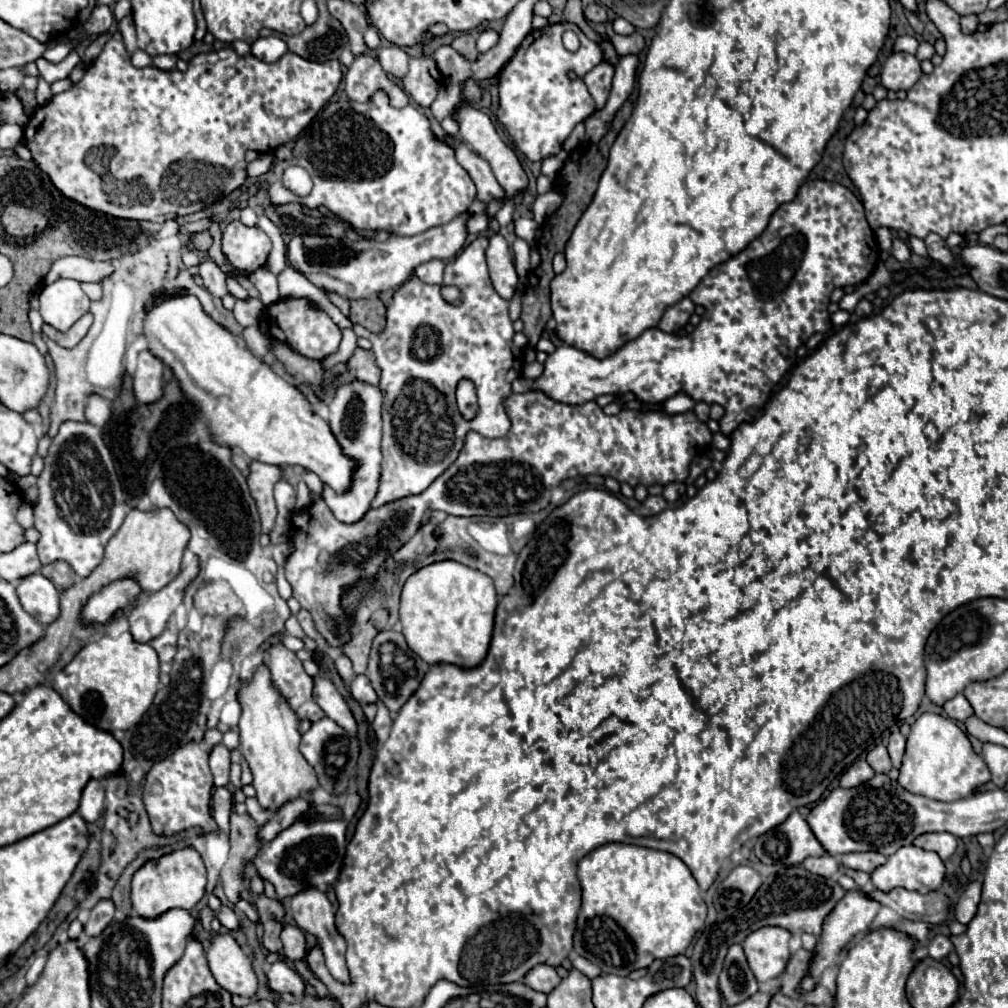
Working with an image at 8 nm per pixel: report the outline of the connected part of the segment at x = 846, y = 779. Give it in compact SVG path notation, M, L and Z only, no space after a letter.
M859 759L859 761L855 761L855 763L843 773L843 777L841 777L841 787L857 787L857 785L869 781L873 775L875 775L875 773L873 773L871 765L869 765L865 759Z

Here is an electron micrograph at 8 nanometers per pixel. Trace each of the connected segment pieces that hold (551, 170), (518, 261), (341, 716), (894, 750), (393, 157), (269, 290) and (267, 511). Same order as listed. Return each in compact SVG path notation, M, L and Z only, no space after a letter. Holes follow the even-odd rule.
M561 151L561 153L553 155L553 157L547 157L547 159L543 161L543 169L541 169L541 173L547 175L547 177L555 177L555 175L559 175L559 171L561 171L565 159L567 159L567 151Z
M515 239L513 243L515 251L515 267L519 275L525 275L529 271L529 245L523 239Z
M315 677L313 697L329 719L337 721L337 725L341 725L347 733L357 735L355 717L353 717L349 705L345 703L345 699L339 695L339 691L335 689L335 685L331 681L325 681L323 677Z
M893 731L889 737L889 757L895 769L901 767L901 757L905 753L905 737L899 731Z
M379 89L369 101L337 101L329 103L299 135L295 141L295 155L289 161L277 161L273 165L275 181L267 189L271 205L301 203L309 209L325 205L333 215L351 223L355 229L385 229L395 235L419 235L435 225L443 225L467 211L476 198L477 190L473 179L459 165L455 149L445 141L437 139L425 113L413 105L395 109L389 103L389 95ZM289 165L299 165L309 171L313 179L313 191L307 197L297 197L281 185L281 175Z
M257 269L251 275L251 283L259 289L263 303L275 303L279 297L279 289L277 289L277 277L273 273L269 273L267 269Z
M251 463L251 475L249 475L249 489L253 499L257 501L259 513L261 513L261 529L263 533L271 533L277 517L277 507L273 499L273 485L275 485L275 465Z

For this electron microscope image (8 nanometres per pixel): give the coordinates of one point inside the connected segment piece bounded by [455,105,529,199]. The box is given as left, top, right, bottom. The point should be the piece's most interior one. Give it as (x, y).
(477, 131)

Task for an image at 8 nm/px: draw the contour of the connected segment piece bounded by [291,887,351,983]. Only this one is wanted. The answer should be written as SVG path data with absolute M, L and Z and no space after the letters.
M309 887L297 895L293 895L291 899L291 909L293 909L293 915L295 915L295 923L297 927L301 927L305 933L311 933L317 941L317 945L321 947L323 955L325 955L325 965L329 969L329 973L339 981L339 983L349 983L351 977L349 977L349 971L347 971L347 965L345 965L345 939L341 937L341 933L337 933L337 927L335 927L335 913L333 913L333 907L327 899L325 893Z

